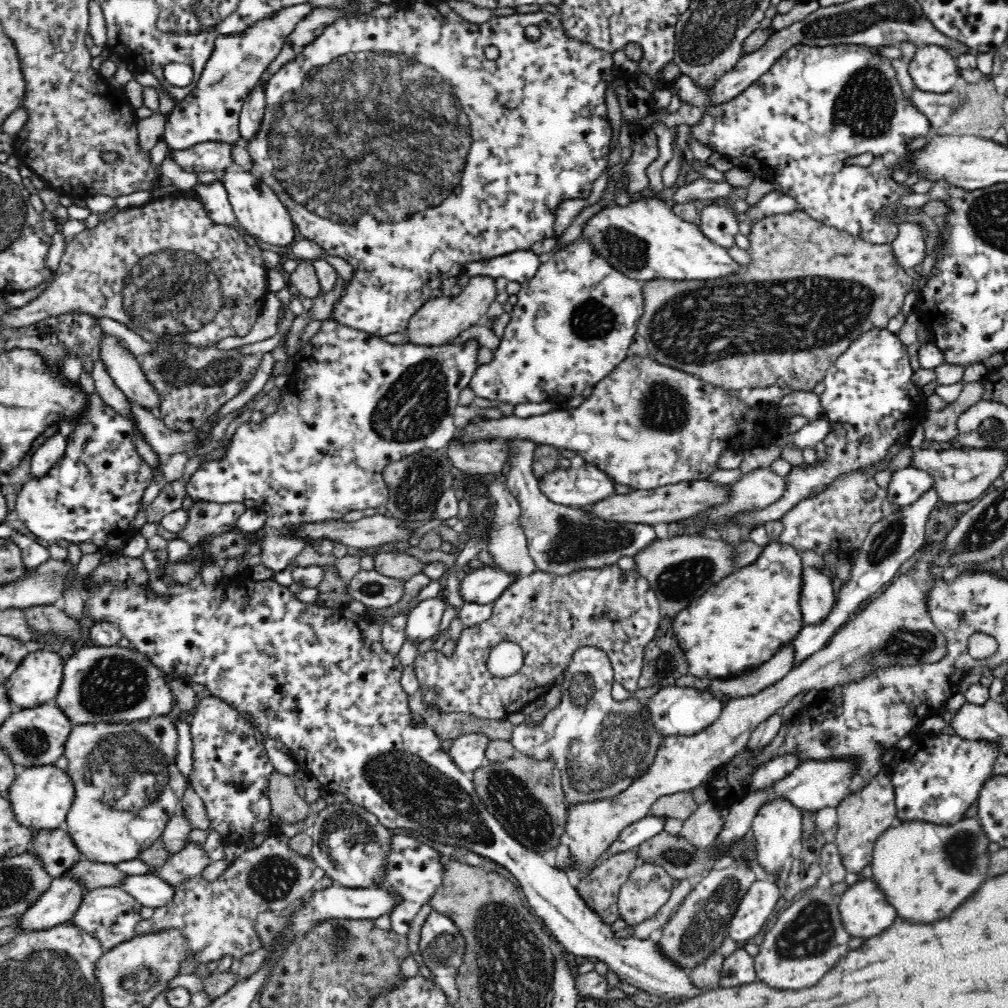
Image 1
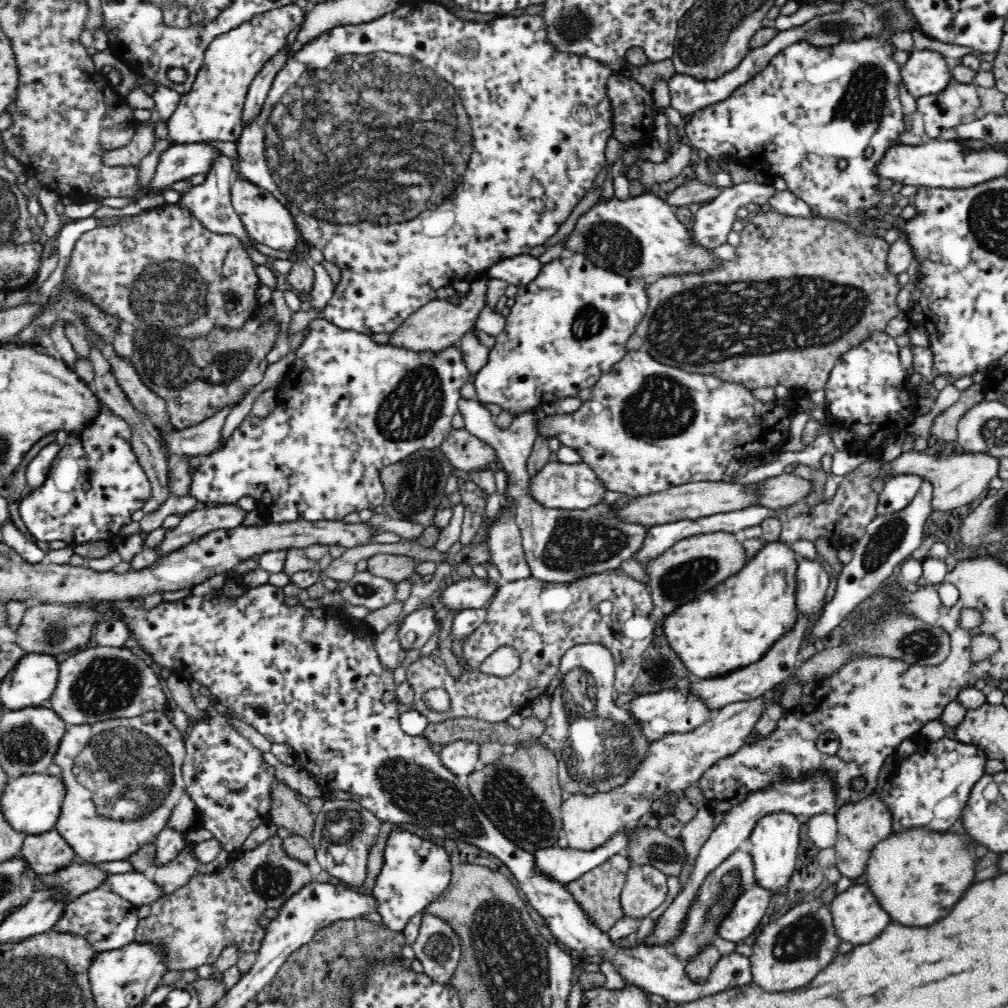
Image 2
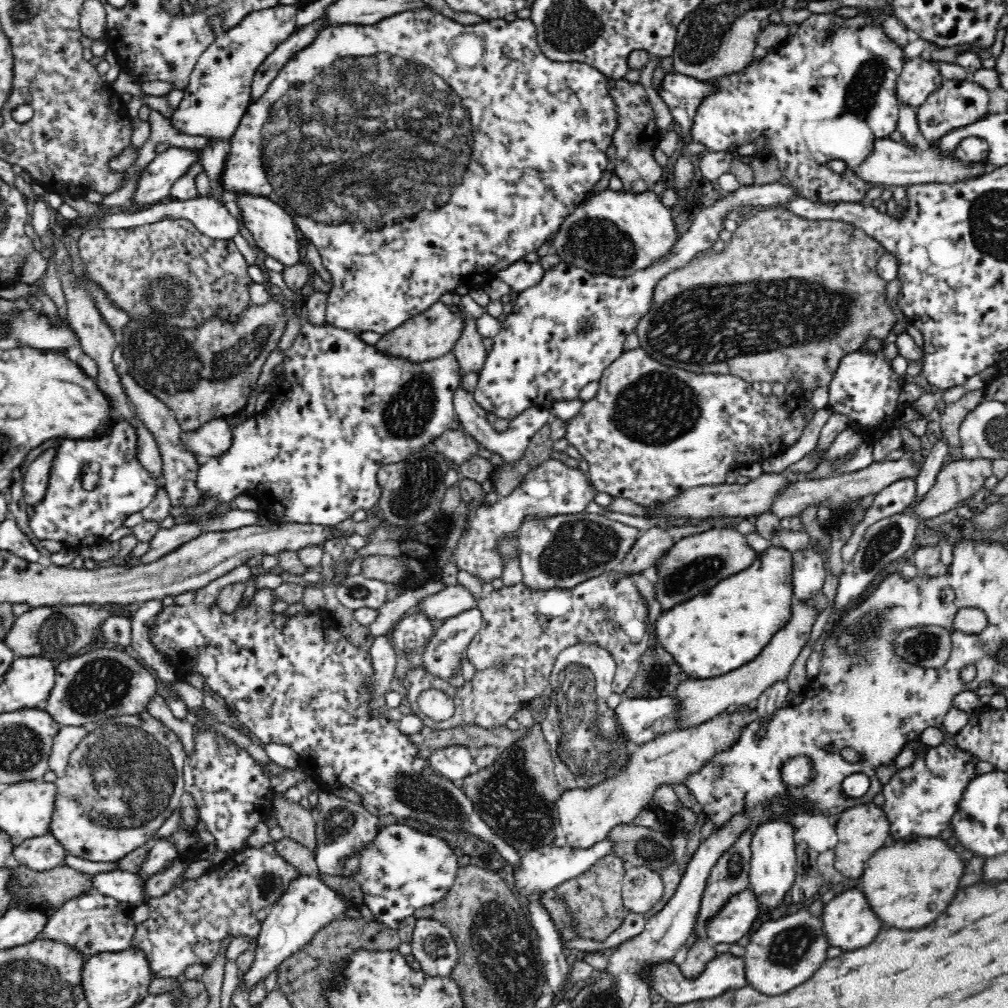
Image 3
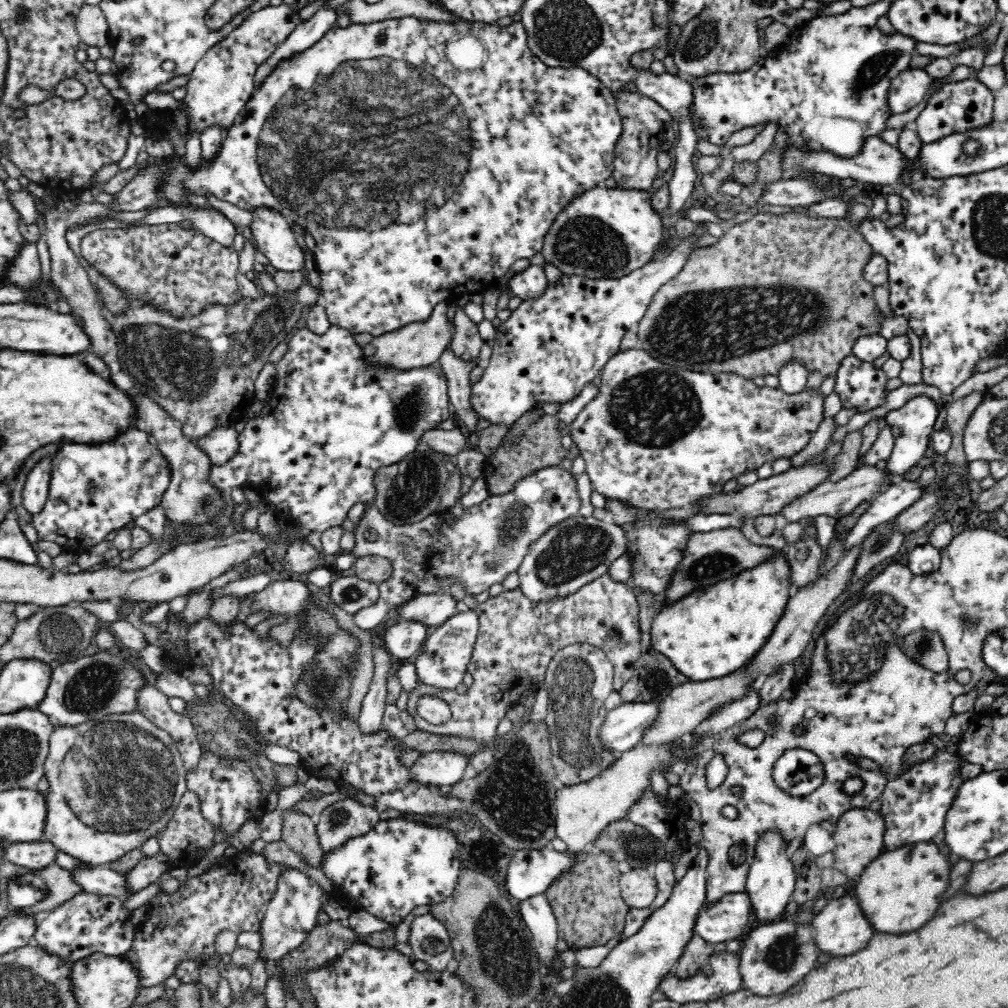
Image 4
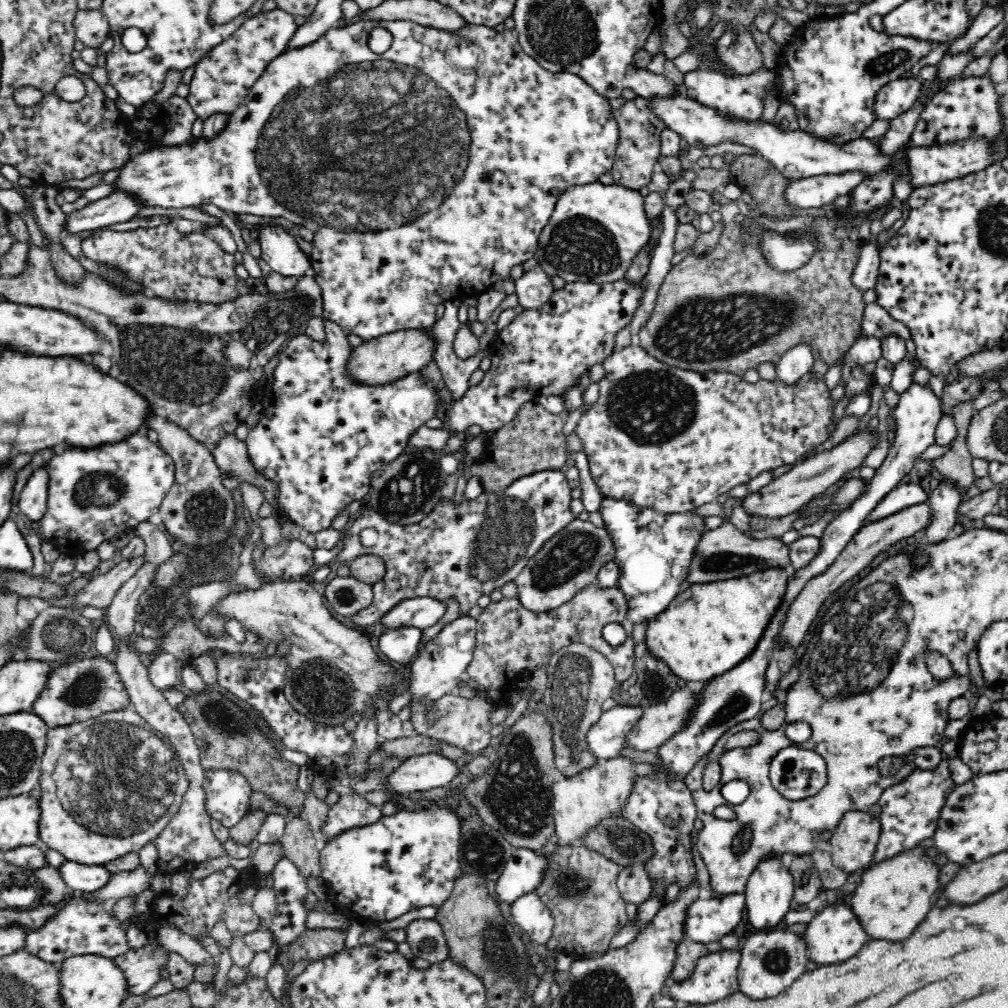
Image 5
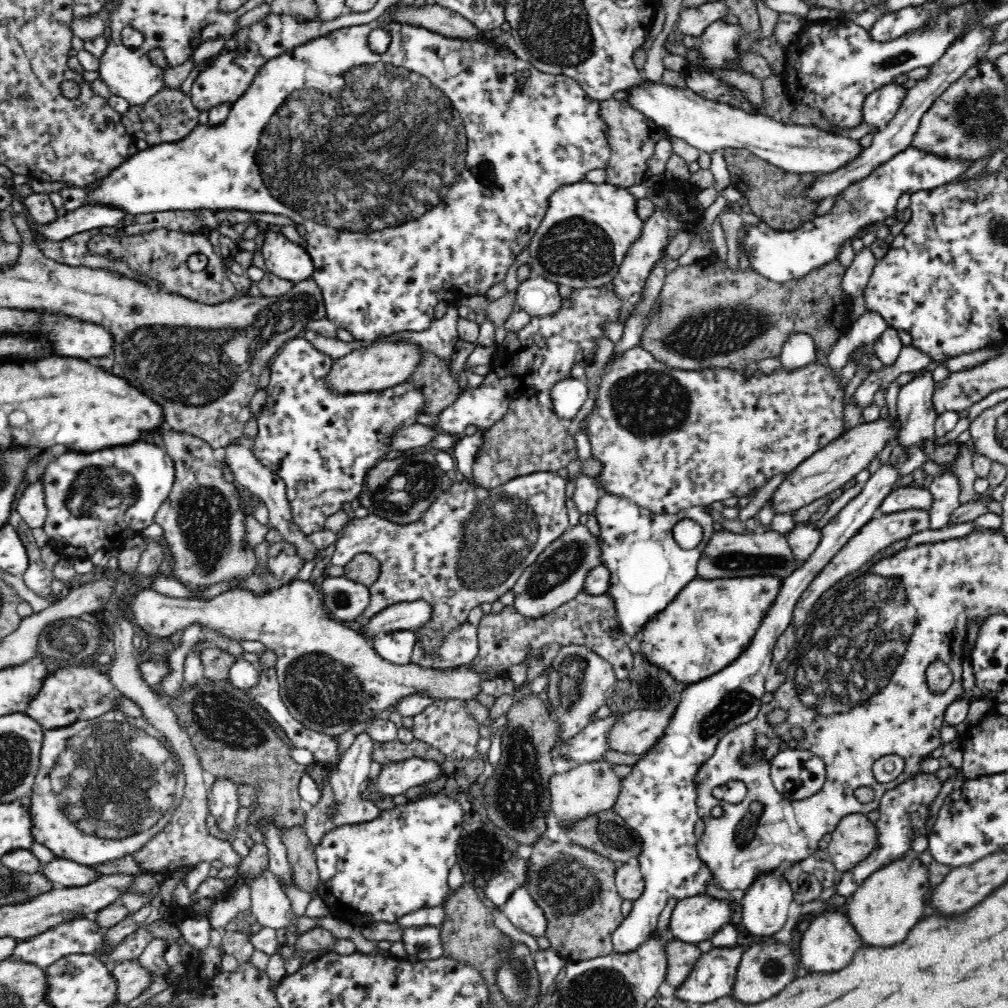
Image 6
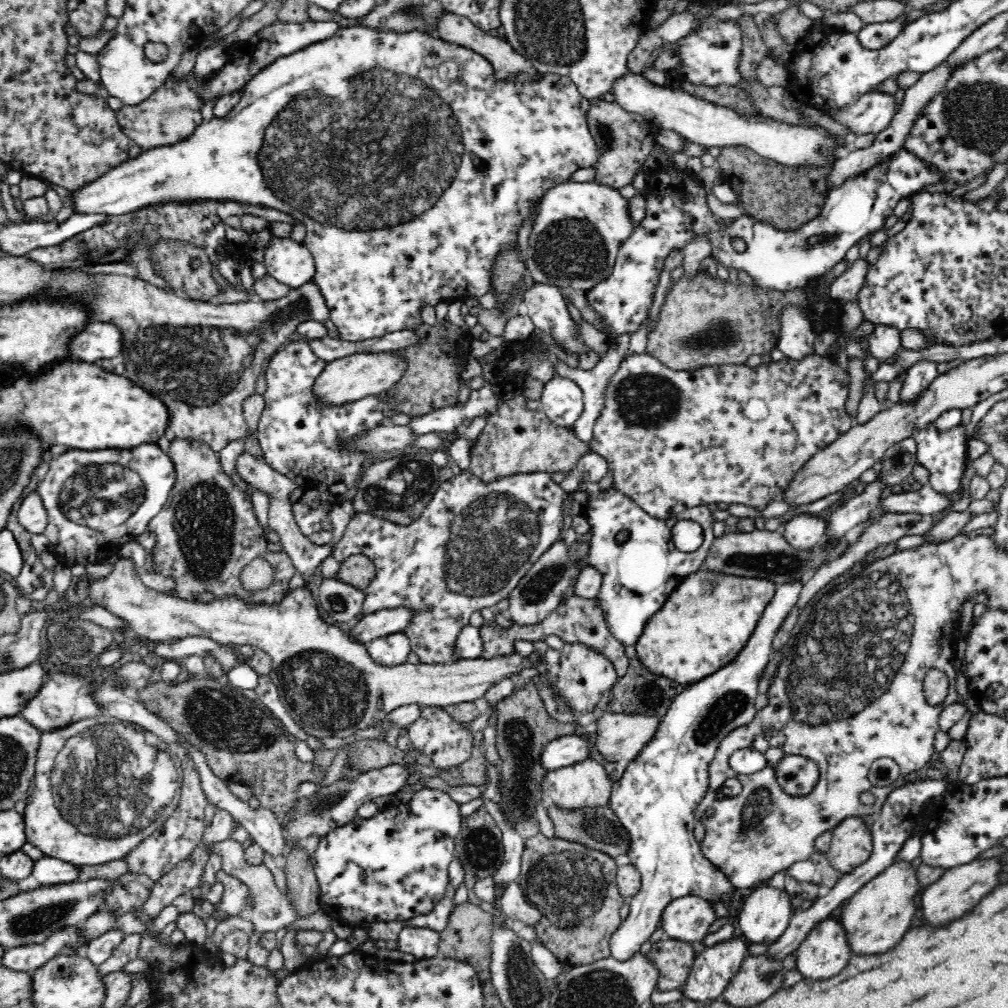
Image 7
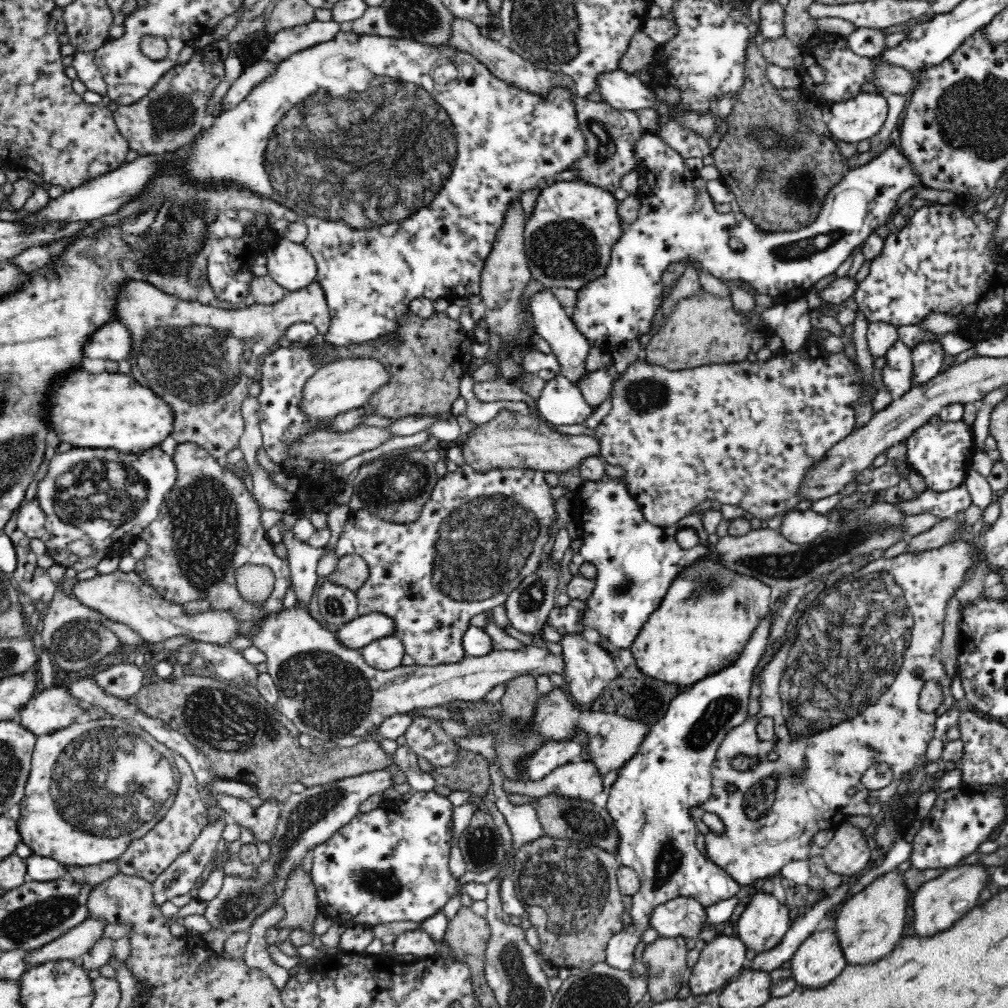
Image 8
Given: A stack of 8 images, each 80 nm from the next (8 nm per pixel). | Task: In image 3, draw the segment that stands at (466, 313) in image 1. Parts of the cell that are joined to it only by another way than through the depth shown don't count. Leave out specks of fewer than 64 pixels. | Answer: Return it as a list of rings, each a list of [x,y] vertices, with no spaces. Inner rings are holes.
[[[438,302],[430,306],[426,312],[413,316],[397,329],[381,335],[373,345],[386,355],[394,355],[410,363],[421,363],[440,358],[452,351],[460,332],[462,332],[462,317],[446,304]]]

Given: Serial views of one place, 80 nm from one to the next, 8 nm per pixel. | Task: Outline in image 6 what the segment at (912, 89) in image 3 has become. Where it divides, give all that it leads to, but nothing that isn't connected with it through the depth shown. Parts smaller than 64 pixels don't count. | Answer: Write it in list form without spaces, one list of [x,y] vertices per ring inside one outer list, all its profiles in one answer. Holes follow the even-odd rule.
[[[890,83],[878,90],[874,90],[870,94],[866,94],[864,102],[862,102],[862,125],[870,125],[875,129],[881,129],[894,118],[898,112],[902,100],[904,100],[906,89],[902,85],[895,86]]]

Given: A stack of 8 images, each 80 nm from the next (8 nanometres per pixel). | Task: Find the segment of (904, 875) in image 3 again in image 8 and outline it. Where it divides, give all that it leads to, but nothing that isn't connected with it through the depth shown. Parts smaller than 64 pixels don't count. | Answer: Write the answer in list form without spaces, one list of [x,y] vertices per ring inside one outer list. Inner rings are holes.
[[[894,870],[848,897],[838,912],[834,926],[846,965],[872,964],[886,958],[894,950],[908,928],[910,894],[902,875]]]

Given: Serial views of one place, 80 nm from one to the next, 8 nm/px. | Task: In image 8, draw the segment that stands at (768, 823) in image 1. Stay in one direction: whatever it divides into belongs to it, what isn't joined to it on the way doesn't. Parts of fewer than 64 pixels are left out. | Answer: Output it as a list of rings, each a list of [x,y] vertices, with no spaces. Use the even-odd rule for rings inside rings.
[[[756,893],[735,923],[736,934],[749,954],[756,956],[776,948],[794,916],[786,904],[780,903],[775,895]]]

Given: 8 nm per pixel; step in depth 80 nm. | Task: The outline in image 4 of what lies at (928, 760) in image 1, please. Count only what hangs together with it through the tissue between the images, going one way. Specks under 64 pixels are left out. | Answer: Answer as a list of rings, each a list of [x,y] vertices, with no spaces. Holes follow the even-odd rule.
[[[938,750],[934,758],[910,765],[908,772],[886,784],[881,794],[879,810],[886,827],[882,853],[917,842],[930,841],[942,830],[944,816],[951,807],[952,798],[957,795],[964,782],[958,770],[964,762],[965,760],[954,752]]]

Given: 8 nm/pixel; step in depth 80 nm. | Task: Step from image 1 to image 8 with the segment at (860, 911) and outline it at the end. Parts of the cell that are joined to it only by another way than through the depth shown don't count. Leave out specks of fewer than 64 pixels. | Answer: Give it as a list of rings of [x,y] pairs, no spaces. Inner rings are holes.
[[[834,928],[814,931],[789,961],[792,978],[802,989],[828,986],[846,966]]]

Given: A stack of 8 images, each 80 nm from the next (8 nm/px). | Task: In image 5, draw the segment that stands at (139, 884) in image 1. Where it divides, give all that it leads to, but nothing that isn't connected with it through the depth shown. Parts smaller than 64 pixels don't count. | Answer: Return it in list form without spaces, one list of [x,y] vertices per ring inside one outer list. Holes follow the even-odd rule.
[[[65,860],[56,869],[66,883],[66,894],[75,894],[75,896],[98,890],[110,878],[110,873],[102,865],[88,866]]]

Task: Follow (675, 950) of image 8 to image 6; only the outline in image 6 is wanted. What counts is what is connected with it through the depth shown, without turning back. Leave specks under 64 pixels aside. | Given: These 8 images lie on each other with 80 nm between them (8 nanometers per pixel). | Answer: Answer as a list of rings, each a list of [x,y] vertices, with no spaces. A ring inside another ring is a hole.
[[[678,939],[665,942],[666,974],[664,974],[664,982],[678,988],[692,972],[701,953],[698,945],[692,943]]]

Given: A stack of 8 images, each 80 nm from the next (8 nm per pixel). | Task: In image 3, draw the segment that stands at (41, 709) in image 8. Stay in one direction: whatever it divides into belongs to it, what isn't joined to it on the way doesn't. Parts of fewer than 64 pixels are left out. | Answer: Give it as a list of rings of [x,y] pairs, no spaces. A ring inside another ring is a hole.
[[[94,650],[62,661],[55,670],[55,686],[41,707],[62,726],[82,726],[109,717],[142,713],[148,698],[156,694],[156,678],[137,659],[121,650]]]

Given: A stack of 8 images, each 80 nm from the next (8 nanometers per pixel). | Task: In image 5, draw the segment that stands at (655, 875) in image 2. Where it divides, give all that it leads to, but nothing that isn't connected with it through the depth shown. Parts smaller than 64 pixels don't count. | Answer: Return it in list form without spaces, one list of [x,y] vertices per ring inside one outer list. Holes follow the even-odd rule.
[[[636,865],[620,869],[616,878],[618,892],[626,902],[640,904],[650,896],[650,879],[644,869]]]

